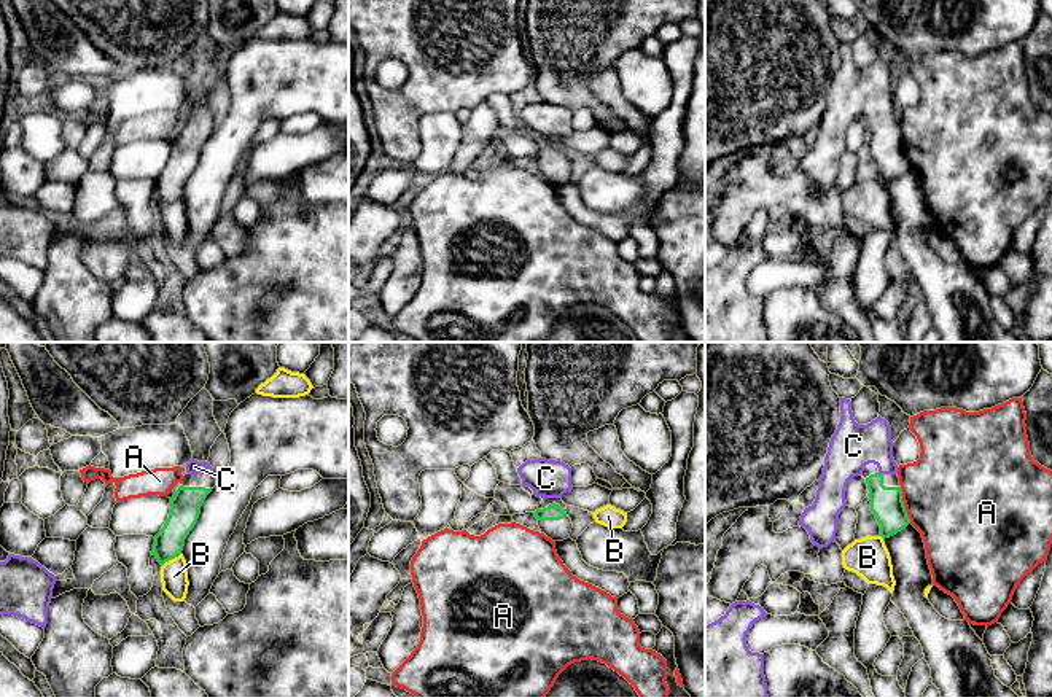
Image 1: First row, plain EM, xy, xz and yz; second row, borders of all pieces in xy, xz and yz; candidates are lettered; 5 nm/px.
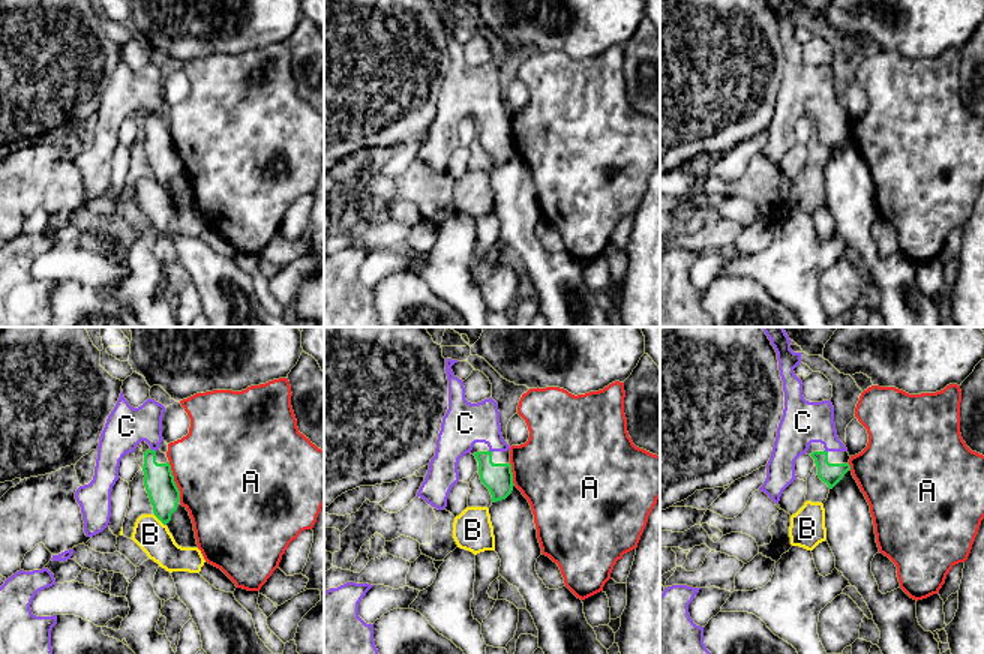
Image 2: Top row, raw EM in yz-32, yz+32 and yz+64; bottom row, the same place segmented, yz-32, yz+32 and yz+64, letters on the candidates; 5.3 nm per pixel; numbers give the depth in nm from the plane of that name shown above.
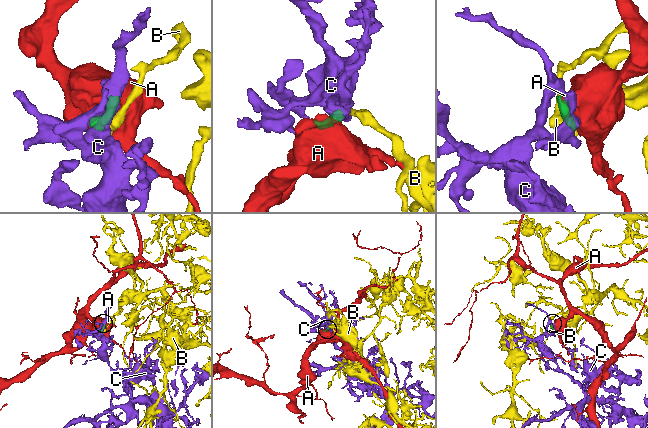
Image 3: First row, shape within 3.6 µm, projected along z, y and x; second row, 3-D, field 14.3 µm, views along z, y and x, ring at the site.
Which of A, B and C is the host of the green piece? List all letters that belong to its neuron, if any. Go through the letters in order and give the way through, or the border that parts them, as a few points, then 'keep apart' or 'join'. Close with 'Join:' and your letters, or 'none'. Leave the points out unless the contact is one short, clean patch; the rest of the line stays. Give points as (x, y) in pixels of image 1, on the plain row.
A: keep apart
B: border along xy (180, 196), (163, 209); keep apart
C: runs through yz (887, 148), (879, 139), (879, 116), (880, 107), (853, 89); join
Join: C

